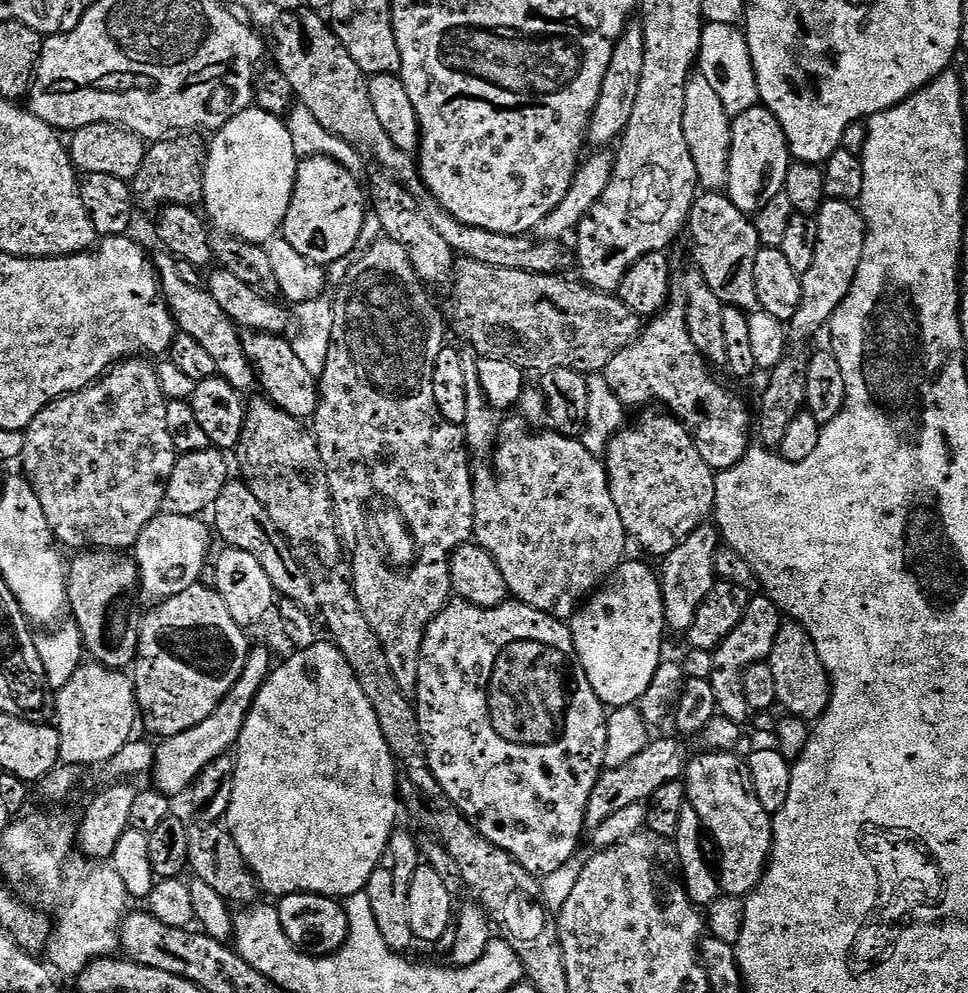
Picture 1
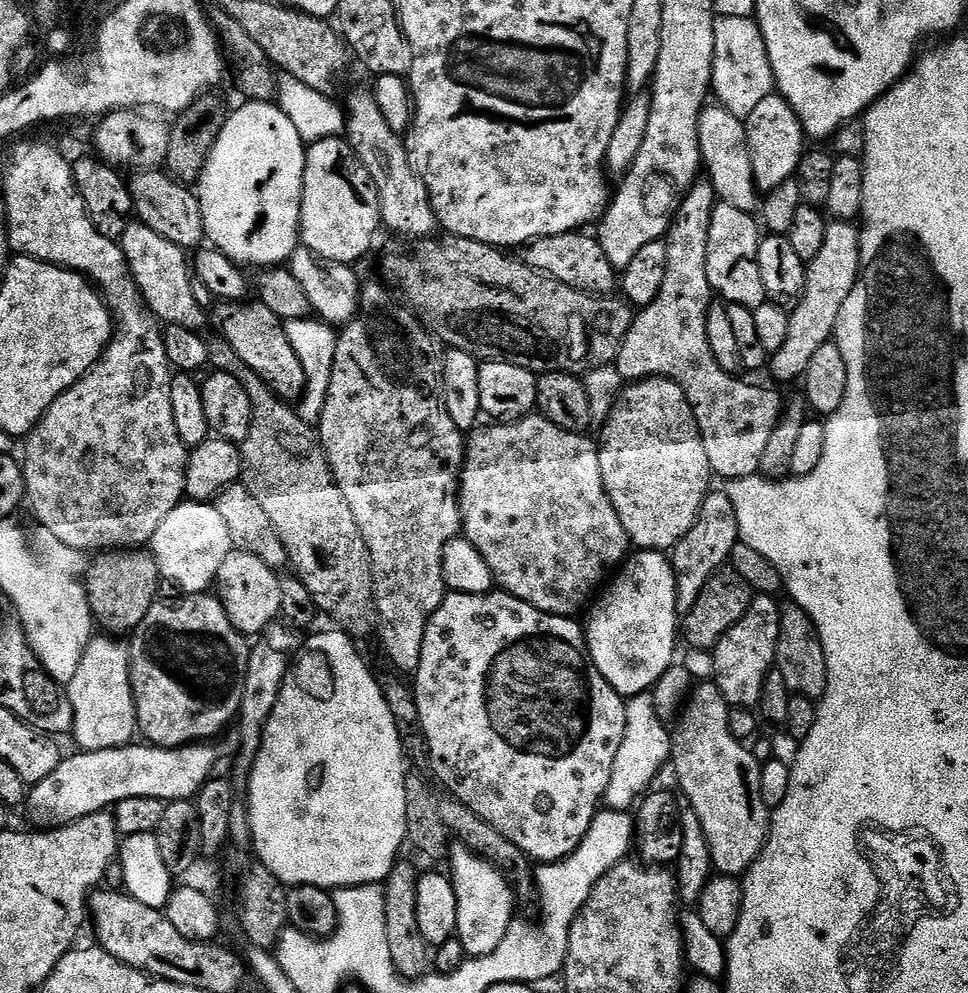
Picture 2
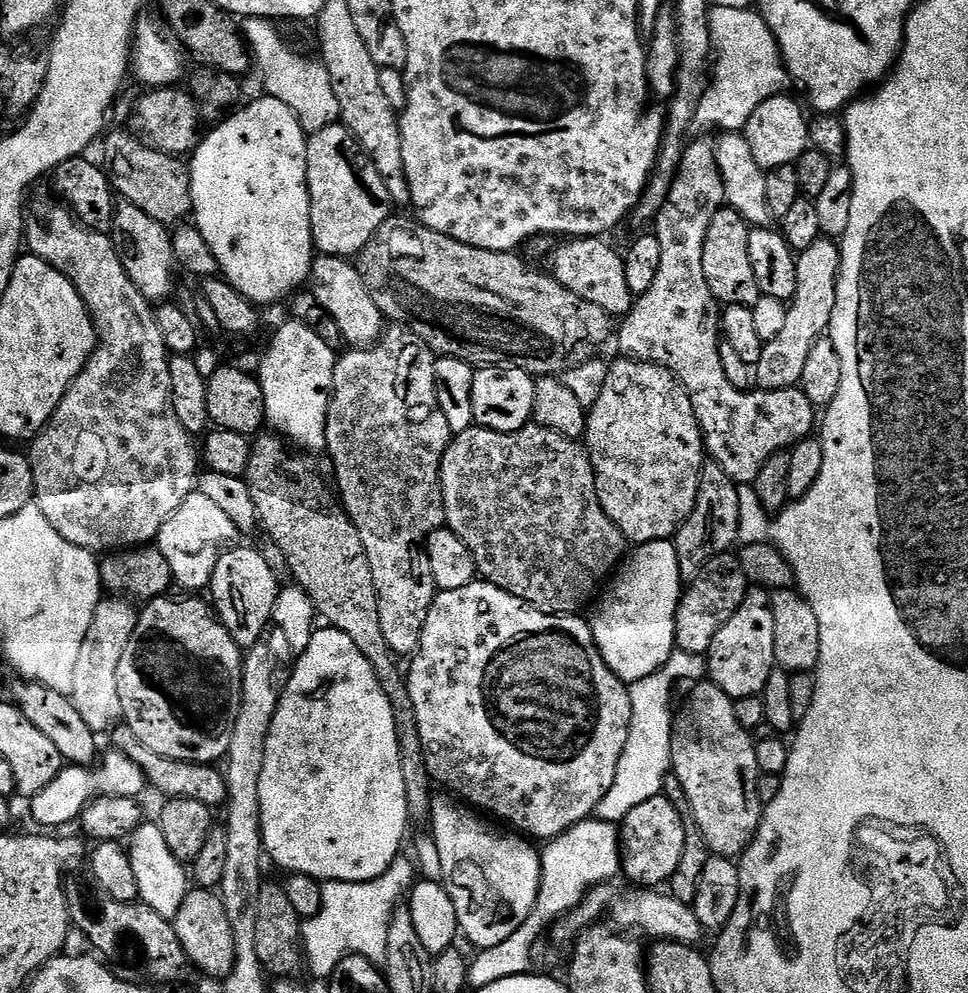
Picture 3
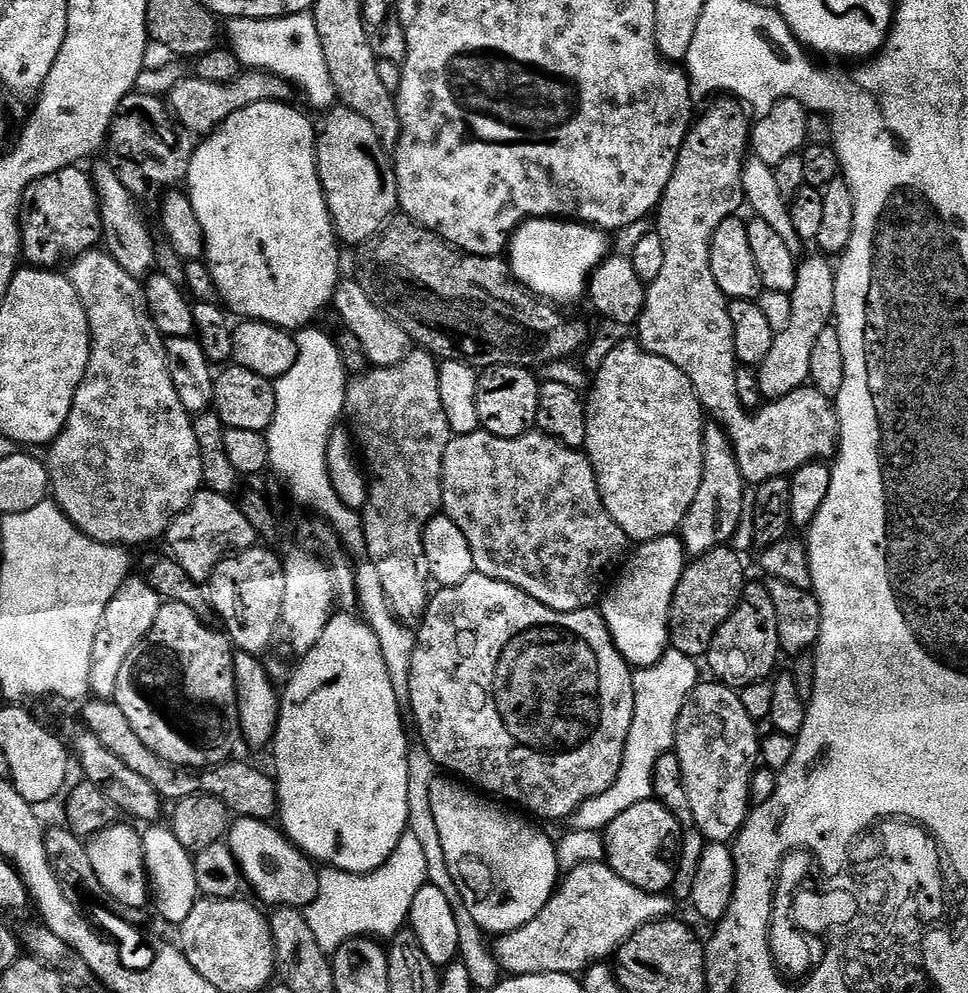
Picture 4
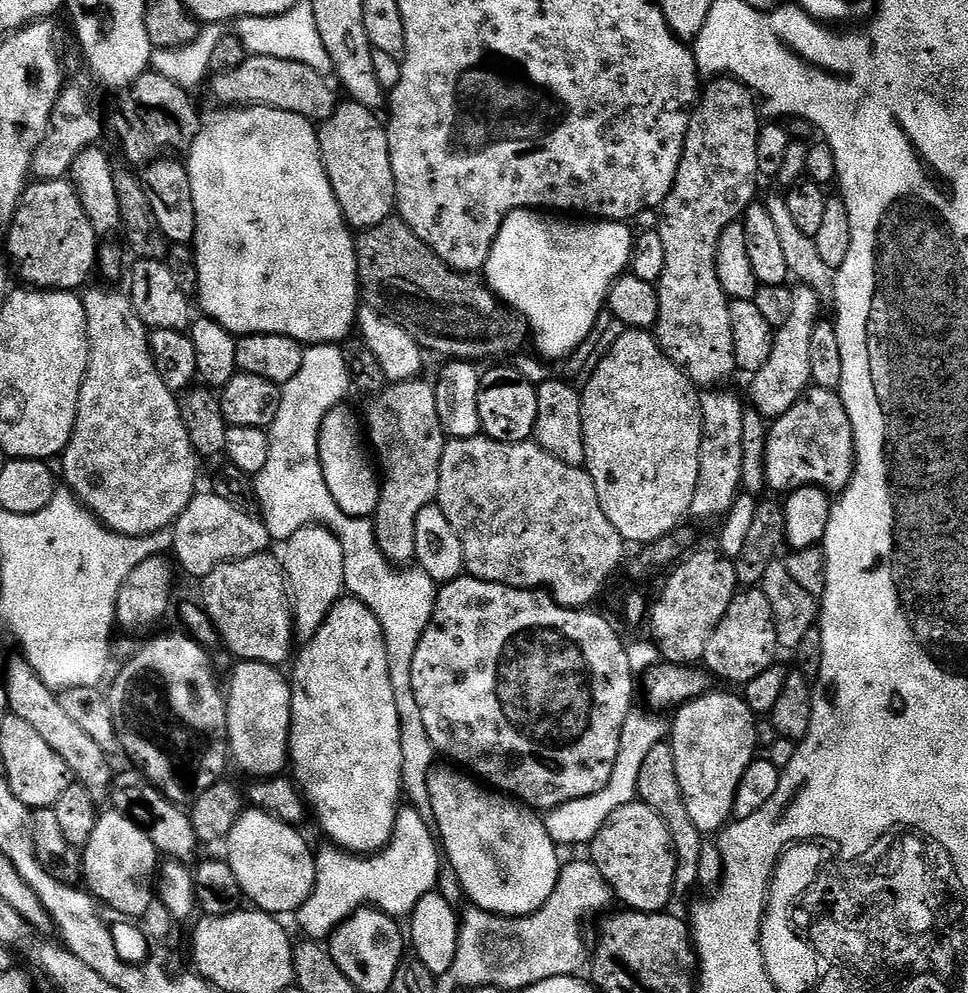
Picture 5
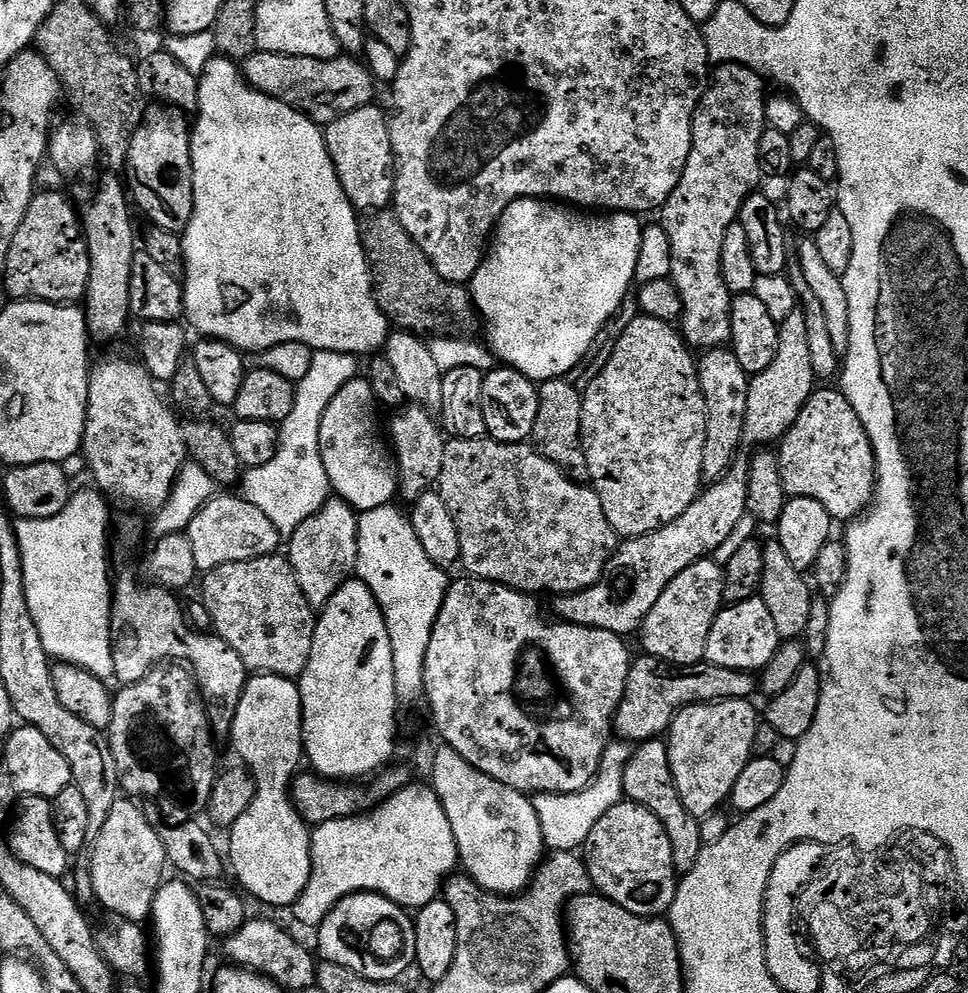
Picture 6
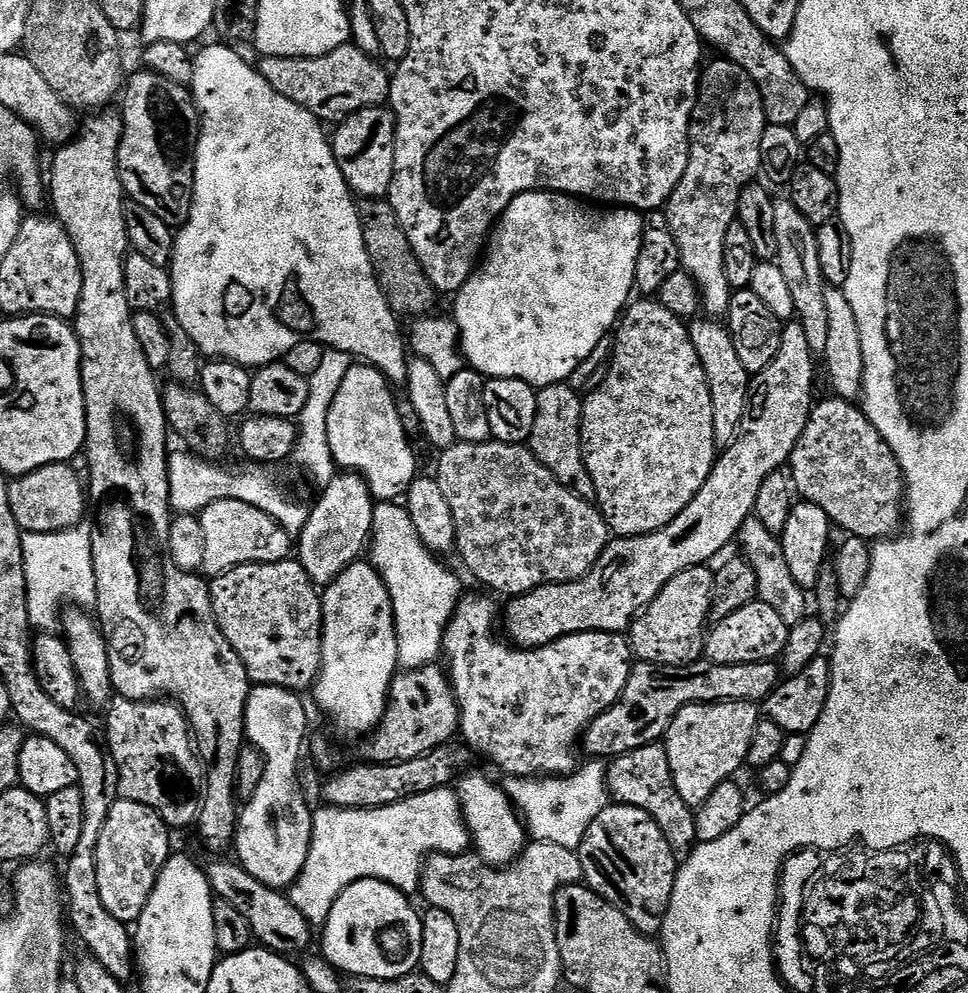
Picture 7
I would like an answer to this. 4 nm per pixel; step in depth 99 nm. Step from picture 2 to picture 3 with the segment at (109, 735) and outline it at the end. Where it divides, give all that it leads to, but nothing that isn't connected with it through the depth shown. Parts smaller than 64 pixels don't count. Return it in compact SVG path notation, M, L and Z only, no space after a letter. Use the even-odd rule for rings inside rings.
M124 598L101 599L94 610L90 630L86 630L78 663L74 666L74 686L70 693L72 701L86 726L97 734L111 733L124 715L122 701L118 699L118 662L122 662L122 650L126 650L126 642L130 642L134 634L138 615L137 609L132 609L127 603L131 604Z

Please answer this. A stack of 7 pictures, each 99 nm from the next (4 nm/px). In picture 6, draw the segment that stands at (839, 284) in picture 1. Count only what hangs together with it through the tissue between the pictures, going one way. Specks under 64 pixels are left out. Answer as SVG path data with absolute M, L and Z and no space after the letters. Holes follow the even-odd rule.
M803 311L790 314L790 318L783 320L778 327L780 333L778 350L774 350L774 362L770 362L766 370L755 373L748 386L744 423L744 444L748 446L772 446L783 440L818 384L814 370L810 370L810 349Z

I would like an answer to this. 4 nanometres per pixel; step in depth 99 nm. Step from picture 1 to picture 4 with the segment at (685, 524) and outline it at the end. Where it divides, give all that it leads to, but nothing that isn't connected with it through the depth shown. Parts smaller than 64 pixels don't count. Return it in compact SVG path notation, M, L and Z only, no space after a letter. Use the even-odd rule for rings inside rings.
M639 342L631 343L614 345L605 354L596 376L594 372L594 379L591 381L590 391L586 396L586 442L584 448L588 461L594 466L600 497L610 518L614 518L614 522L618 522L618 526L622 526L629 541L643 542L679 533L680 524L690 510L690 502L694 502L694 497L698 494L698 485L702 483L702 442L704 441L706 413L700 404L698 394L694 394L694 386L690 386L690 378L686 378L686 374L682 374L682 370L678 370L678 366L674 366L674 362L666 362L666 358L658 358L658 354L650 354Z

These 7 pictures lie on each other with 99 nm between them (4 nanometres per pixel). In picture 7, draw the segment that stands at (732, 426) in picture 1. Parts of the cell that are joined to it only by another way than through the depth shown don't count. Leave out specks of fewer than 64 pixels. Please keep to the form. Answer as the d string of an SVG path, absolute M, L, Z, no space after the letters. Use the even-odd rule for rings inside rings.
M717 58L712 65L705 67L700 74L700 92L696 95L696 108L692 111L692 121L688 131L688 165L682 182L670 194L666 205L666 215L674 242L678 242L680 267L688 272L700 291L702 312L708 318L727 317L733 289L726 282L726 265L723 264L726 247L726 230L737 223L742 190L757 179L760 172L762 154L762 134L769 122L763 108L763 96L759 93L750 74L725 58ZM831 398L832 400L824 400L815 405L810 414L810 418L806 422L806 430L802 430L802 438L798 438L798 446L794 446L794 450L790 454L786 465L787 471L790 473L790 483L798 493L801 501L813 504L814 506L822 506L822 510L826 510L828 519L832 521L837 529L840 528L844 534L848 536L857 536L869 542L879 542L887 540L901 531L902 525L906 520L906 501L904 499L904 475L898 466L898 462L894 458L894 454L890 450L890 446L882 438L882 434L878 434L878 430L868 421L868 415L864 413L853 401L841 400L839 398Z

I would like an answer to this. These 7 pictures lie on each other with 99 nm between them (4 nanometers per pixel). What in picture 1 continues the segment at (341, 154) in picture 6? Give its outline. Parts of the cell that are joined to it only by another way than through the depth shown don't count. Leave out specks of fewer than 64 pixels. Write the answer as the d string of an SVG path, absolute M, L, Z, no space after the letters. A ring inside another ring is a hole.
M305 156L296 166L296 185L290 198L290 210L286 212L282 238L310 262L331 266L344 260L360 244L360 235L364 232L364 223L370 220L370 196L360 185L357 173L351 168L342 166L328 156Z

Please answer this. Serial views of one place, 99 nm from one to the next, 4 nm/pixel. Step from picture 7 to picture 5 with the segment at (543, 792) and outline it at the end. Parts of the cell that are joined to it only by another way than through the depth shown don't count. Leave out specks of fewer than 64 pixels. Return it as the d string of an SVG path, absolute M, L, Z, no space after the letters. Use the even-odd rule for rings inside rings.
M652 710L643 711L632 711L622 726L622 738L618 742L618 758L614 766L614 774L610 774L610 782L606 782L606 786L598 790L598 794L590 794L586 798L559 804L557 808L551 809L543 817L546 830L549 831L550 838L557 846L564 846L564 844L591 845L598 830L606 826L610 814L614 814L614 810L633 803L637 799L638 774L642 774L642 762L646 762L646 754L650 754L654 746L665 743L670 732L666 720L664 724L663 718L660 717L663 715Z

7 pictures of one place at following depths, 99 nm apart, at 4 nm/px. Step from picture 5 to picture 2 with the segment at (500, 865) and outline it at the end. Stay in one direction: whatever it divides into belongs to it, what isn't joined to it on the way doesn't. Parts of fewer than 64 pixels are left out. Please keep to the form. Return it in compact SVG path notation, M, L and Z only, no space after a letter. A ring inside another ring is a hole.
M455 843L449 849L448 877L455 890L458 902L456 937L461 942L465 955L475 958L489 956L498 948L499 942L508 932L514 916L514 890L504 873L486 859L474 855L464 844Z

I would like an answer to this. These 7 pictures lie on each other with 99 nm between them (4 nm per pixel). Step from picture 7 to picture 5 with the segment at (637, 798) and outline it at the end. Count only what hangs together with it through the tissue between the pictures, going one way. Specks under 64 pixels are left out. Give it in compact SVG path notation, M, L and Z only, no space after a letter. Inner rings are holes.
M665 742L654 746L650 754L646 754L646 762L642 762L642 774L638 774L638 790L636 791L639 803L650 806L666 822L670 830L672 848L676 851L676 873L674 874L673 893L677 897L684 896L692 887L697 887L698 858L701 857L705 837L694 826L690 813L686 810L686 802L682 798L682 790L678 786L678 770L674 770L674 754L671 743Z

